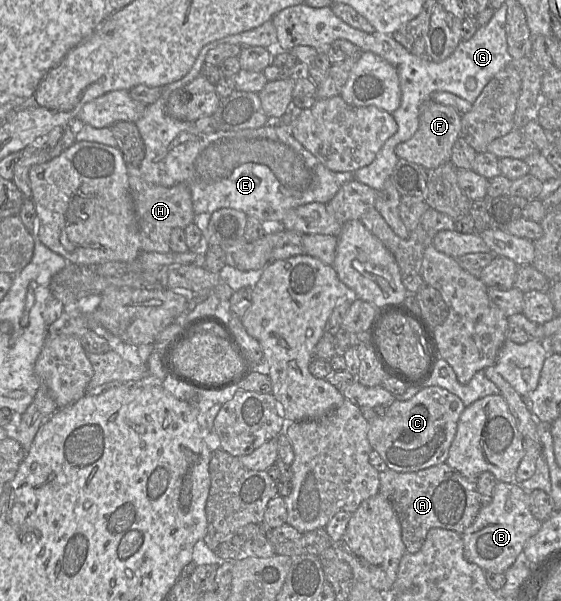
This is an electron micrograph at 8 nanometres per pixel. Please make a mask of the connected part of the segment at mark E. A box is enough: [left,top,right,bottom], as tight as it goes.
[134,20,354,228]

